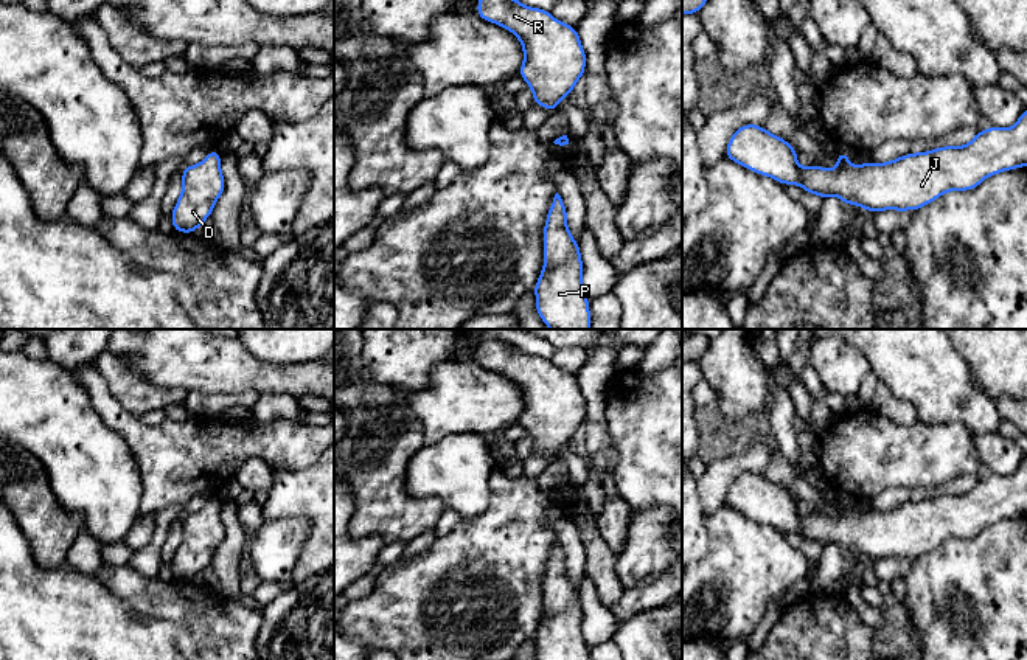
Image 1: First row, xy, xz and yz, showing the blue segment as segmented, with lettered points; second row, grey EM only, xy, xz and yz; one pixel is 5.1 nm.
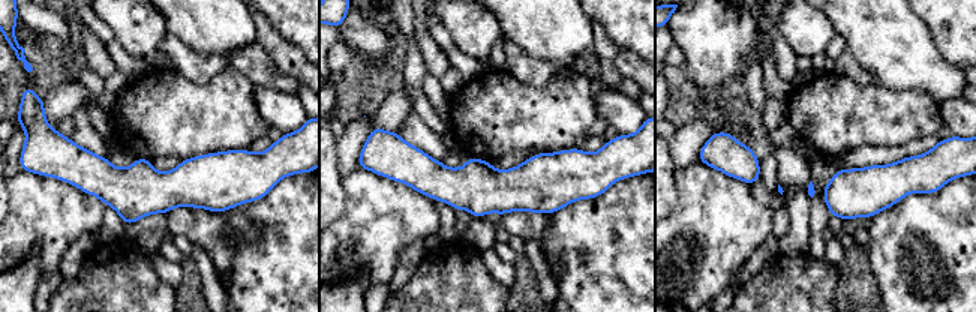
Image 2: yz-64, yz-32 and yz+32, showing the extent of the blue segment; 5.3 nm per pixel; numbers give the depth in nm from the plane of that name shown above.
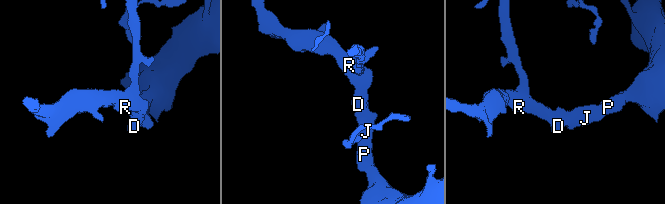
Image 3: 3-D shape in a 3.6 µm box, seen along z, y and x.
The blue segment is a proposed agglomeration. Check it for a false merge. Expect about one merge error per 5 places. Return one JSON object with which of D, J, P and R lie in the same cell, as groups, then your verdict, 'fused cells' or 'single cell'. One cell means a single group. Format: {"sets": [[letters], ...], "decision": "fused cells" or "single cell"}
{"sets": [["D", "J", "P", "R"]], "decision": "single cell"}

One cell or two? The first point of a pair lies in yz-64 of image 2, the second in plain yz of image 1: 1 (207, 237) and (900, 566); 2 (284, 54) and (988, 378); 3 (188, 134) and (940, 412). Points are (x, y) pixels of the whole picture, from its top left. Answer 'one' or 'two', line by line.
1: one
2: two
3: two

